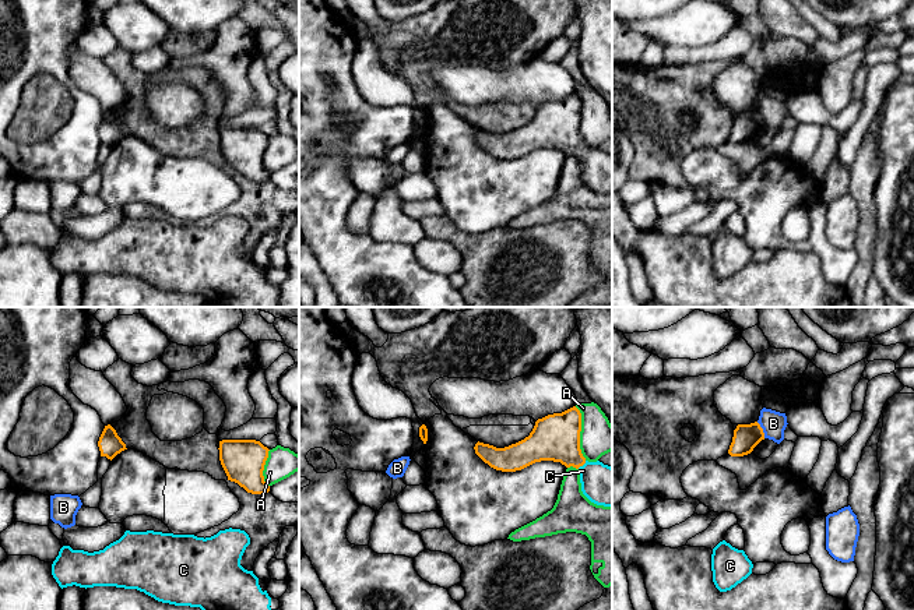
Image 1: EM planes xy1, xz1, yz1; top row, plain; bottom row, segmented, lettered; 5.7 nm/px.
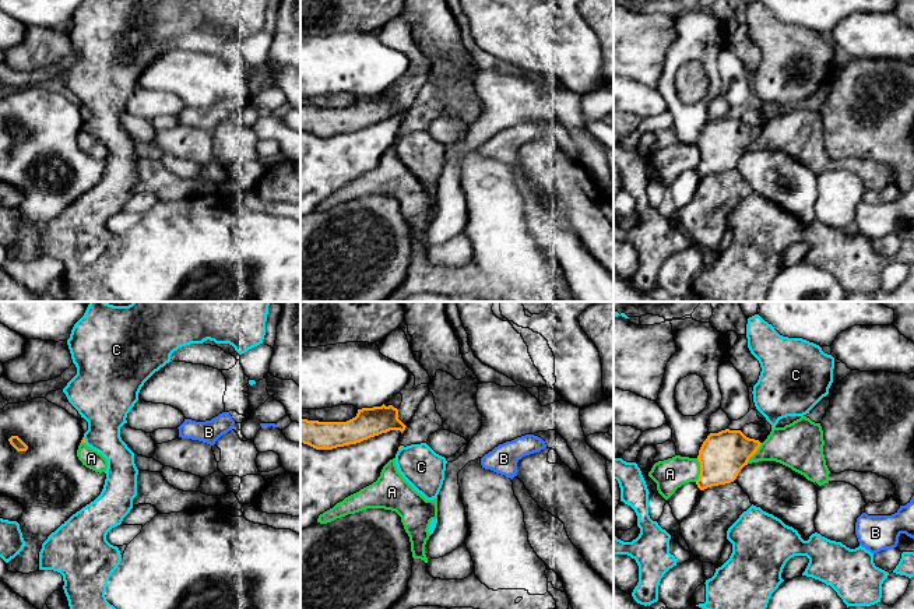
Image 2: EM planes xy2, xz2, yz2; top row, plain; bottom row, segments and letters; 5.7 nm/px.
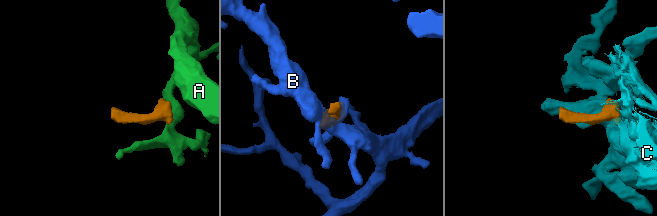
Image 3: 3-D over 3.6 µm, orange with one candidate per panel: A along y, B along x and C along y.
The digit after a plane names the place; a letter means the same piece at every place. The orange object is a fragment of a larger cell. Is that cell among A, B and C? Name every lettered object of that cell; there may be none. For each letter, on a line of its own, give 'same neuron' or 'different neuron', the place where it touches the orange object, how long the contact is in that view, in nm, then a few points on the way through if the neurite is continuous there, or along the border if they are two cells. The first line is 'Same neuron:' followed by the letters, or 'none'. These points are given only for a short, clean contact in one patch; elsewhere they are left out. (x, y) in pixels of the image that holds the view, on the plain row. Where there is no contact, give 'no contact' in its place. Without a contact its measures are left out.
Same neuron: C
A: different neuron | xz1 (579, 120) | 320 nm | along xz1 (575, 94), (580, 101), (580, 140), (586, 147)
B: different neuron | yz1 (762, 117) | 110 nm | along yz1 (756, 109), (765, 124)
C: same neuron | xz1 (582, 152) | 70 nm | across xz1 (555, 124), (582, 152), (603, 172)

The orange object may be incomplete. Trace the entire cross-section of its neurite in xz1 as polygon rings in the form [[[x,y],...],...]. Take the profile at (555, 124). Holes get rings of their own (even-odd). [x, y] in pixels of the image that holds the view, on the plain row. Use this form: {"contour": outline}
{"contour": [[[573,94],[535,109],[528,124],[505,135],[477,130],[475,141],[502,159],[521,158],[535,149],[553,148],[580,161],[583,181],[594,191],[612,194],[612,155],[588,149],[580,137],[581,101]]]}

